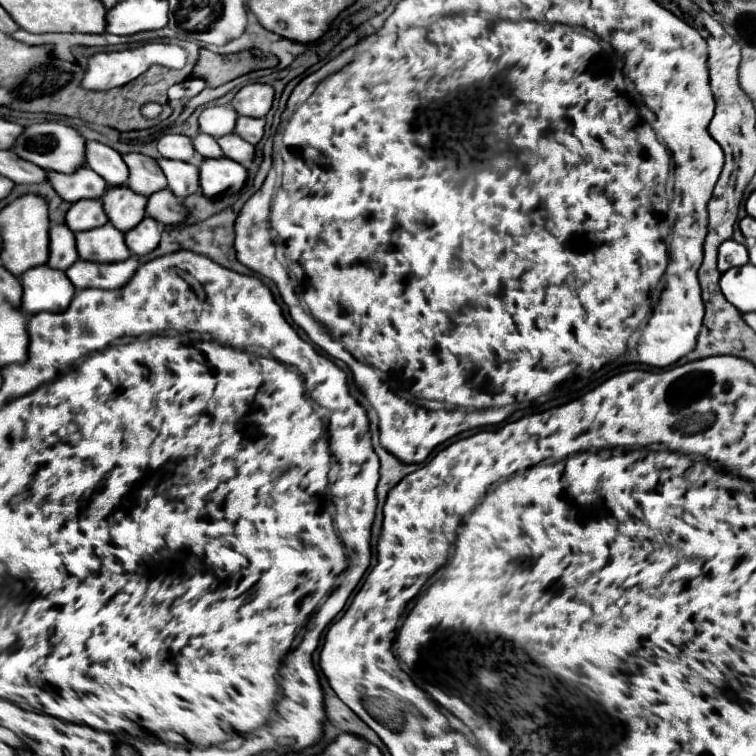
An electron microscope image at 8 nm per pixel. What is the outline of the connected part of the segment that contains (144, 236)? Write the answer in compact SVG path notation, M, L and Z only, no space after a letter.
M147 216L133 230L125 232L123 236L125 236L125 244L129 246L129 252L143 256L143 254L155 250L159 244L159 238L161 238L159 222Z

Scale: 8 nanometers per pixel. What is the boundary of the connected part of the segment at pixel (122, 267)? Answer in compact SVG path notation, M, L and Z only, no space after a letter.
M131 256L125 262L111 262L109 266L101 266L101 262L85 262L77 260L73 266L69 266L69 280L77 290L81 288L103 288L103 290L115 290L125 286L135 270L139 268L139 258Z

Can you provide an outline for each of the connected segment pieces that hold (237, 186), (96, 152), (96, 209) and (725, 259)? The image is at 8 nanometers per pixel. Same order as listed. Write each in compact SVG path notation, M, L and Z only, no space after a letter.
M205 158L199 166L199 188L207 198L237 194L247 180L247 170L229 158Z
M87 140L85 144L85 162L91 170L95 170L107 186L123 186L127 184L129 170L119 152L111 146L105 146L95 140Z
M81 200L75 202L65 218L65 224L73 230L73 232L83 232L83 230L91 230L97 226L107 224L109 218L101 206L99 200Z
M725 240L719 246L719 272L725 272L733 266L743 266L747 264L747 248L735 240Z

